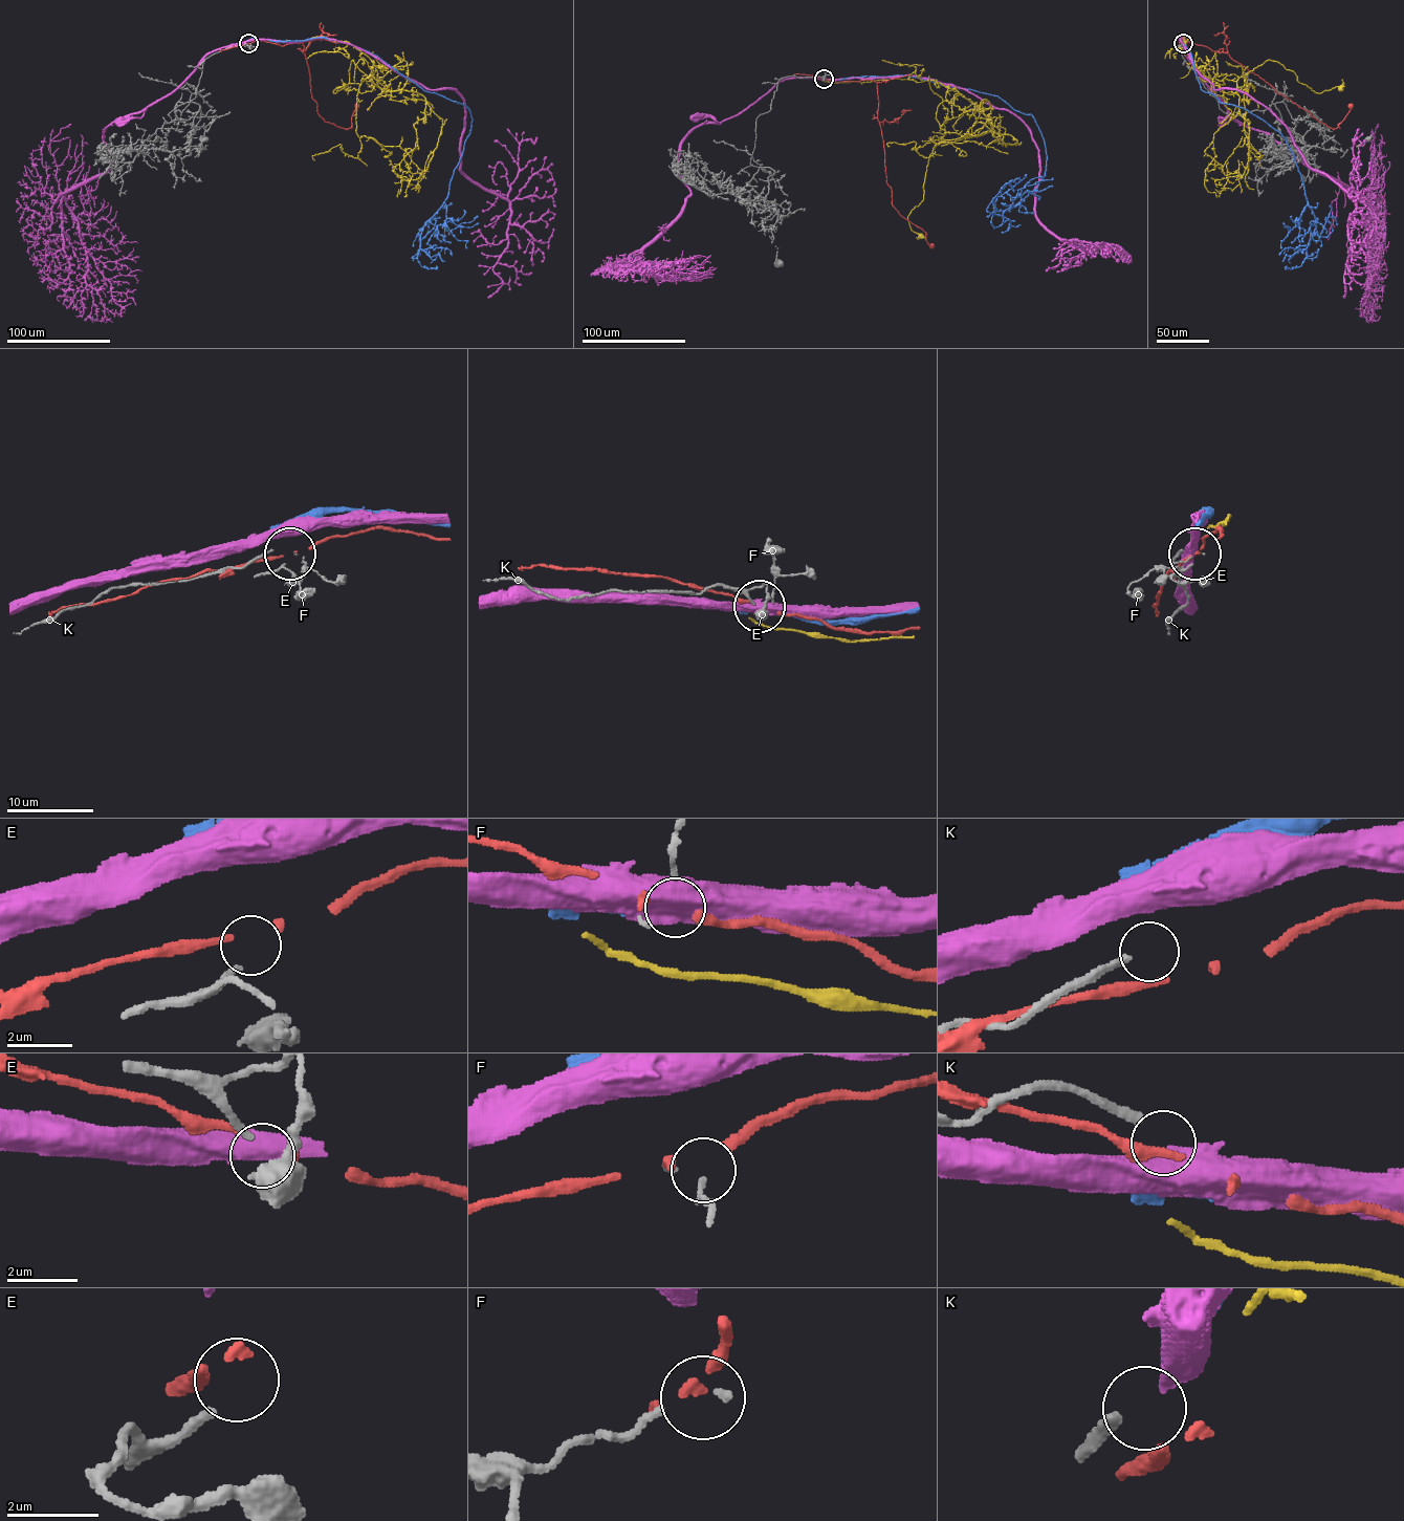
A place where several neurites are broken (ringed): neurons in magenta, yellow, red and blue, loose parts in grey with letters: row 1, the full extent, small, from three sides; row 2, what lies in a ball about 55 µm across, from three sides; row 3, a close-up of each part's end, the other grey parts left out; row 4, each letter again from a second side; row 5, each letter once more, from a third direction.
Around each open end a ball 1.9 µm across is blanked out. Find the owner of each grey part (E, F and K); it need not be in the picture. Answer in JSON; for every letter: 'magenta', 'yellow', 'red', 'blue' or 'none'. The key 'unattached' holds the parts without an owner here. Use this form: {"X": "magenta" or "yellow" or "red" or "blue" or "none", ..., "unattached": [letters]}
{"E": "none", "F": "red", "K": "none", "unattached": ["E", "K"]}

